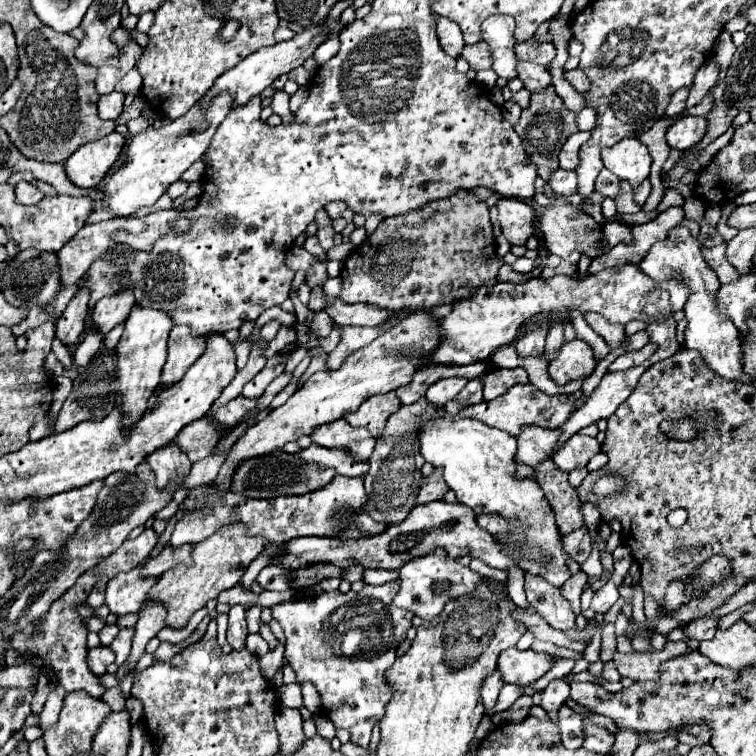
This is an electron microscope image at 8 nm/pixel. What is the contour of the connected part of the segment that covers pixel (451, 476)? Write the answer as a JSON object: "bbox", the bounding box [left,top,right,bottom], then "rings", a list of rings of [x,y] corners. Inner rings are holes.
{"bbox":[418,415,570,587],"rings":[[[440,415],[424,421],[418,431],[422,457],[446,471],[446,485],[456,493],[458,503],[464,503],[480,513],[500,513],[502,517],[518,517],[522,527],[512,535],[498,535],[502,543],[522,543],[522,553],[518,555],[518,567],[522,571],[538,571],[544,579],[562,587],[570,573],[566,569],[566,557],[558,545],[558,527],[554,521],[554,513],[546,503],[544,493],[538,483],[532,479],[514,479],[516,461],[516,439],[500,429],[488,427],[478,419],[454,419],[448,415]]]}

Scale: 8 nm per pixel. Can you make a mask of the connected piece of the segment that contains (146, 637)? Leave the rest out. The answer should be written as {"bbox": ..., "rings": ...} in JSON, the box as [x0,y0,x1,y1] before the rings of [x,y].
{"bbox":[118,601,166,677],"rings":[[[148,601],[142,605],[140,609],[140,619],[136,623],[136,631],[132,637],[132,649],[128,659],[118,667],[118,677],[124,677],[130,669],[136,667],[138,659],[144,655],[144,647],[146,643],[156,637],[156,633],[166,627],[166,605],[160,601]]]}

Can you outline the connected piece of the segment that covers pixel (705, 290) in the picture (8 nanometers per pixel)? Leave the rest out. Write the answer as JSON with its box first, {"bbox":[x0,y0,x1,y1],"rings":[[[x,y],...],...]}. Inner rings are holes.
{"bbox":[640,225,744,381],"rings":[[[682,225],[670,229],[668,237],[664,241],[658,241],[650,247],[650,251],[640,261],[642,271],[650,275],[652,279],[666,279],[666,275],[674,275],[674,271],[682,271],[686,275],[686,281],[690,281],[692,295],[684,305],[686,313],[686,331],[684,331],[684,347],[696,349],[710,371],[714,371],[718,377],[726,381],[740,381],[744,375],[744,363],[742,363],[742,345],[738,339],[738,329],[730,319],[726,319],[726,311],[718,311],[716,307],[716,291],[718,291],[718,277],[708,267],[702,255],[702,245],[698,239]]]}

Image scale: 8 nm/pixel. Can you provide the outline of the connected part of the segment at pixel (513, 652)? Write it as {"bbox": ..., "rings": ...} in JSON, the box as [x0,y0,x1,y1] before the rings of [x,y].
{"bbox":[498,647,550,685],"rings":[[[516,647],[506,649],[498,657],[498,669],[504,675],[506,683],[516,685],[530,685],[540,679],[550,669],[550,655],[548,653],[534,653],[532,649],[520,651]]]}

